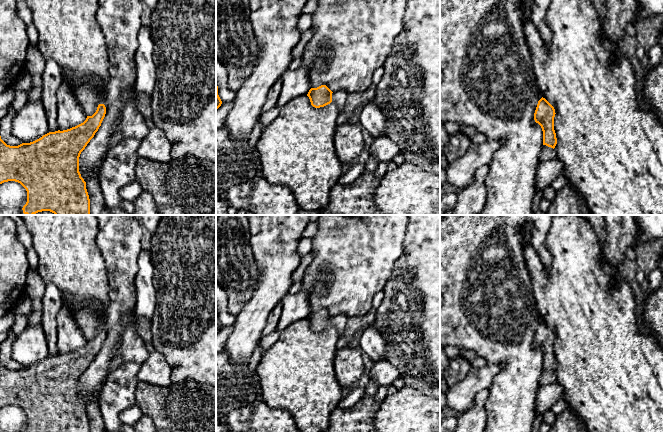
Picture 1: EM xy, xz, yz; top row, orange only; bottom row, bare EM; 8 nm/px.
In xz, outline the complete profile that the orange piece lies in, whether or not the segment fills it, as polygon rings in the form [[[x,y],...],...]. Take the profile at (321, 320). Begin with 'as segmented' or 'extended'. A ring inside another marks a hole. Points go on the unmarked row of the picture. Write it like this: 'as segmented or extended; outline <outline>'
extended; outline [[[321,309],[317,312],[311,312],[307,320],[315,332],[324,331],[333,326],[342,336],[345,333],[348,317],[343,314],[332,316],[326,309]]]

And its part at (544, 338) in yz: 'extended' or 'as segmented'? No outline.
as segmented

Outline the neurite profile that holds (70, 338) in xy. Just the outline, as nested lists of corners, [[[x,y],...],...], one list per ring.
[[[66,306],[57,314],[58,354],[63,355],[83,347],[87,340]]]

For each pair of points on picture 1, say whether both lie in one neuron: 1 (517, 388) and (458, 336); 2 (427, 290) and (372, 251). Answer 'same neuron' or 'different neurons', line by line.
1: same neuron
2: different neurons

